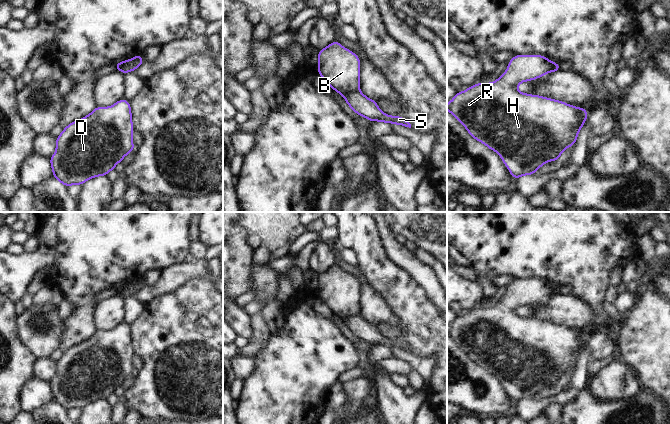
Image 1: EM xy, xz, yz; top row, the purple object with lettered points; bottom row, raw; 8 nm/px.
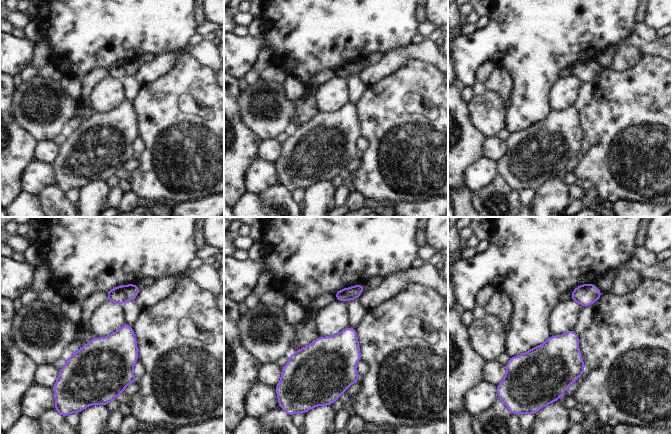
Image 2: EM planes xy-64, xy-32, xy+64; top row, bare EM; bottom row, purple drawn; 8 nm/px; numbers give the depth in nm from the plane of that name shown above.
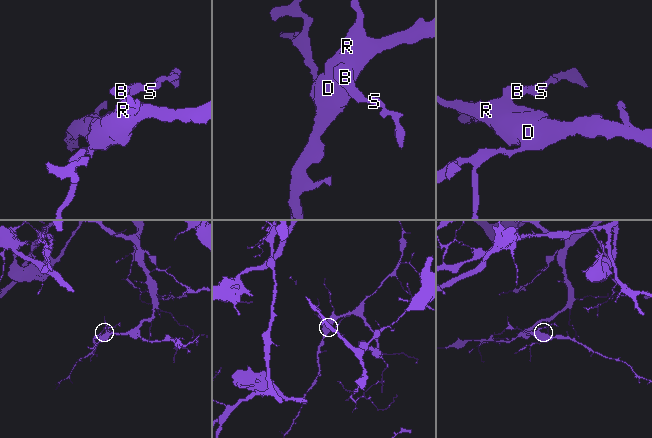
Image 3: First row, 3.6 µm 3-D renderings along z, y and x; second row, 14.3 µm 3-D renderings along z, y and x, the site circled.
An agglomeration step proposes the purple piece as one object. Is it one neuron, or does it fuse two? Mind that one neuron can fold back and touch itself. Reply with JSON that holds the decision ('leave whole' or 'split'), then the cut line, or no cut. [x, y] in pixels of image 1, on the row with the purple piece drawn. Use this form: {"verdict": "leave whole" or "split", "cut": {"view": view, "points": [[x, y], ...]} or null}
{"verdict": "split", "cut": {"view": "xz", "points": [[357, 90], [346, 92], [343, 95]]}}

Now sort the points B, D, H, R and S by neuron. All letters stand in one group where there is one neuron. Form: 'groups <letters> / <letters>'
groups B D H R / S

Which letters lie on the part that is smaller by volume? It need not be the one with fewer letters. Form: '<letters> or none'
S

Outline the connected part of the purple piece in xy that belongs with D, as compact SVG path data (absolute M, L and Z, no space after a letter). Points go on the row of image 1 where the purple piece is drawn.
M121 99L111 107L95 107L89 115L64 127L56 138L56 152L50 157L53 177L65 187L82 185L97 176L106 177L117 163L134 151L133 131L130 101Z

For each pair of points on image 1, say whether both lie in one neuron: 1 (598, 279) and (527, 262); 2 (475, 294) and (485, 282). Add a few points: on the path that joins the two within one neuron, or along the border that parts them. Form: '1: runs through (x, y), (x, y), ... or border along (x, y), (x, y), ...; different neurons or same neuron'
1: runs through (580, 264), (545, 263); same neuron
2: border along (477, 282), (481, 286), (484, 298); different neurons

